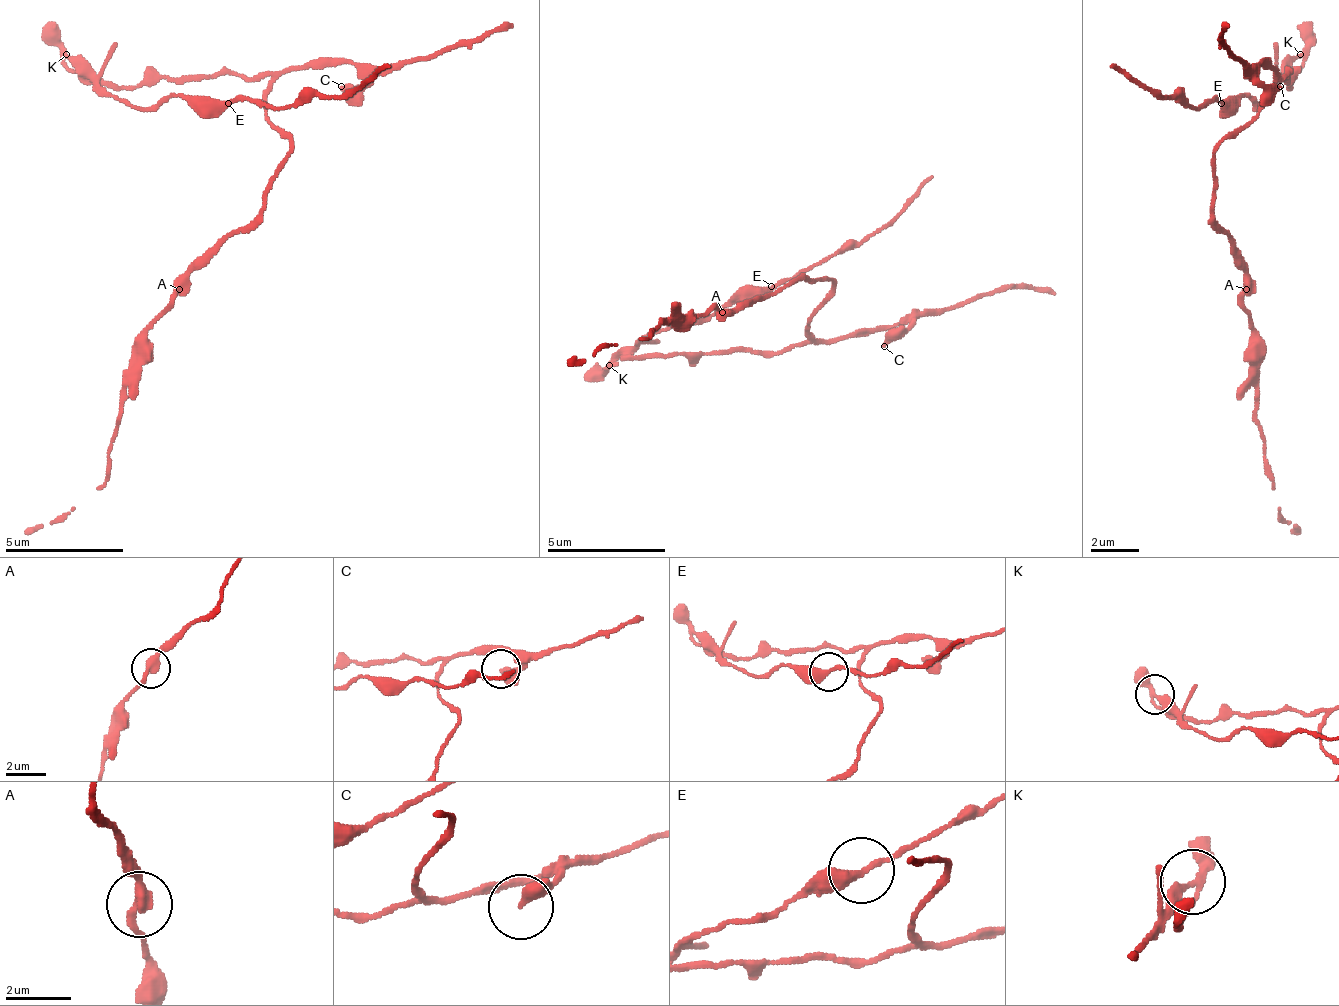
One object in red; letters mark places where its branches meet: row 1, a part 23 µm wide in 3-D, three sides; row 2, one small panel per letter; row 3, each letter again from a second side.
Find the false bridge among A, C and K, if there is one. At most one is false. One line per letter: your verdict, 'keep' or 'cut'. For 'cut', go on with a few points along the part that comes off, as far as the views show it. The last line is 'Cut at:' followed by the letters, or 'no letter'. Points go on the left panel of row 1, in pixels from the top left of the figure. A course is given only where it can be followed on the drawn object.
A: keep
C: keep
K: cut | (68, 56), (115, 97), (157, 109), (175, 97), (252, 97), (282, 109), (335, 97), (389, 68)
Cut at: K

